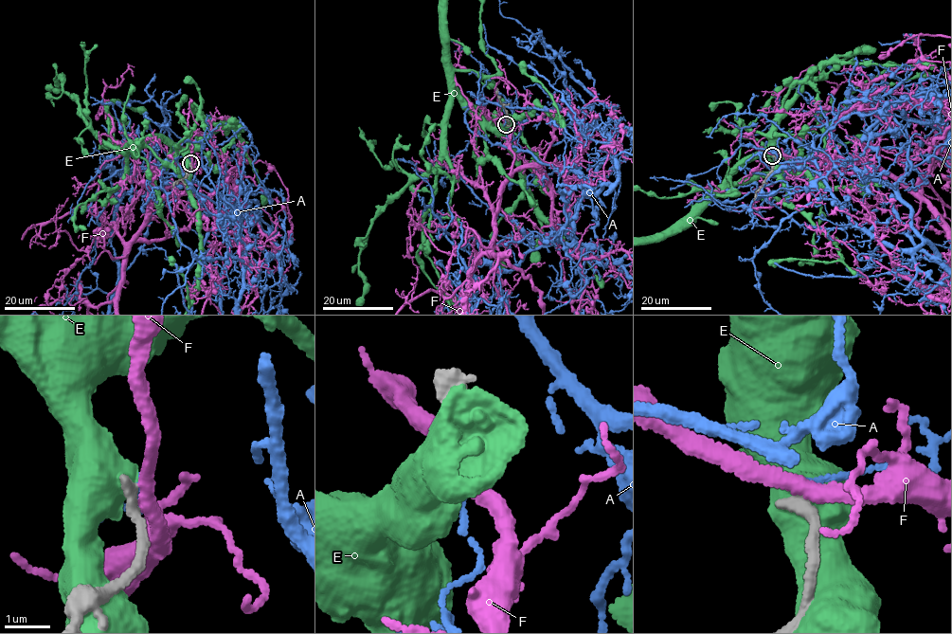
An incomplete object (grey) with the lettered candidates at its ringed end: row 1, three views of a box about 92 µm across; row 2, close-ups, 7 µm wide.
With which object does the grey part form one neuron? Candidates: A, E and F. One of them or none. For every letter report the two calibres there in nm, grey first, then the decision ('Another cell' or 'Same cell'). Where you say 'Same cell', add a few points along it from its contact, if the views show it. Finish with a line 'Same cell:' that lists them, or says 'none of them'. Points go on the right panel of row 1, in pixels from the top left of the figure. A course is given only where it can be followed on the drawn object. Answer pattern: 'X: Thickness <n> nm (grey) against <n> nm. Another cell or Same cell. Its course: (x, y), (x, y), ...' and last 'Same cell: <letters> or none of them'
A: Thickness 280 nm (grey) against 130 nm. Another cell
E: Thickness 280 nm (grey) against 700 nm. Another cell
F: Thickness 280 nm (grey) against 320 nm. Another cell
Same cell: none of them

